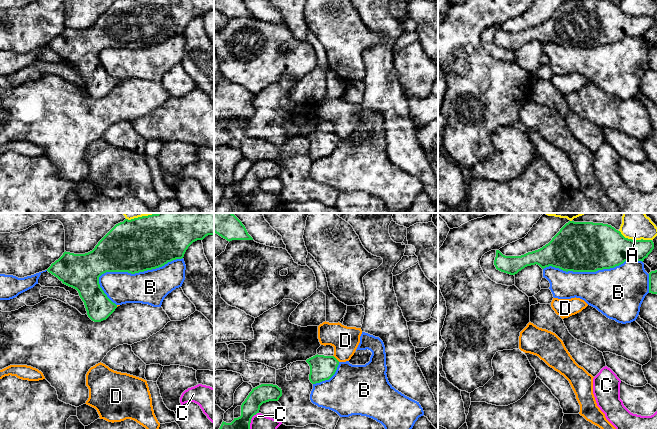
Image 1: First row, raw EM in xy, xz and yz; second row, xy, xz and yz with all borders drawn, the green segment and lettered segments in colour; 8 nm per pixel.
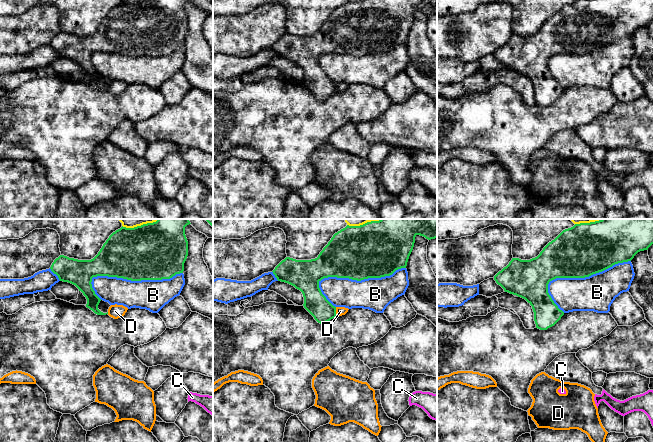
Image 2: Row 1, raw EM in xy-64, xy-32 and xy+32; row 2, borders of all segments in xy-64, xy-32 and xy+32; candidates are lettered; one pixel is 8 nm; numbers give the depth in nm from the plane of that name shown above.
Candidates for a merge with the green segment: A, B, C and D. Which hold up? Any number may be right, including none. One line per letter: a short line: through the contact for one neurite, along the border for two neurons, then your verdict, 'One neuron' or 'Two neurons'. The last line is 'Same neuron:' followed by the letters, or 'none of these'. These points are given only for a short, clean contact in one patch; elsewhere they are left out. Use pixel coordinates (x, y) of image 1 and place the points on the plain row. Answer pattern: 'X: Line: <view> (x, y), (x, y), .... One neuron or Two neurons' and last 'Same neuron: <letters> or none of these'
A: Two neurons
B: Two neurons
C: Line: xz (258, 188), (251, 195), (248, 209). Two neurons
D: Line: xz (333, 131), (339, 137). Two neurons
Same neuron: none of these

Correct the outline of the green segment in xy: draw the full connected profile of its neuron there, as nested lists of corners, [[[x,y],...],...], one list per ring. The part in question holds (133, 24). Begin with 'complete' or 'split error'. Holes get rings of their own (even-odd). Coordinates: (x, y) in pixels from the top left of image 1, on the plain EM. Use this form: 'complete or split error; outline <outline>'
complete; outline [[[116,0],[95,22],[85,30],[64,28],[47,45],[63,60],[76,65],[84,78],[88,93],[94,98],[106,96],[117,84],[99,60],[99,53],[106,48],[128,48],[131,50],[144,48],[164,42],[168,38],[182,35],[188,23],[197,16],[203,16],[208,11],[214,11],[214,0]]]

